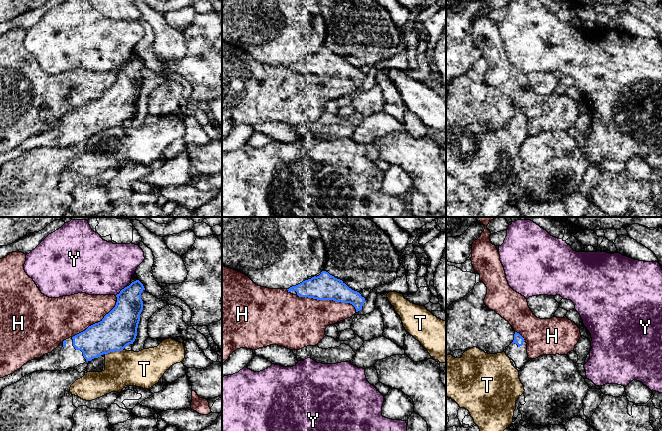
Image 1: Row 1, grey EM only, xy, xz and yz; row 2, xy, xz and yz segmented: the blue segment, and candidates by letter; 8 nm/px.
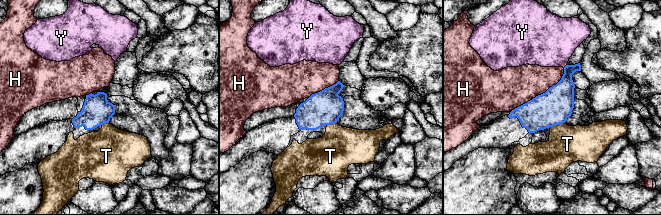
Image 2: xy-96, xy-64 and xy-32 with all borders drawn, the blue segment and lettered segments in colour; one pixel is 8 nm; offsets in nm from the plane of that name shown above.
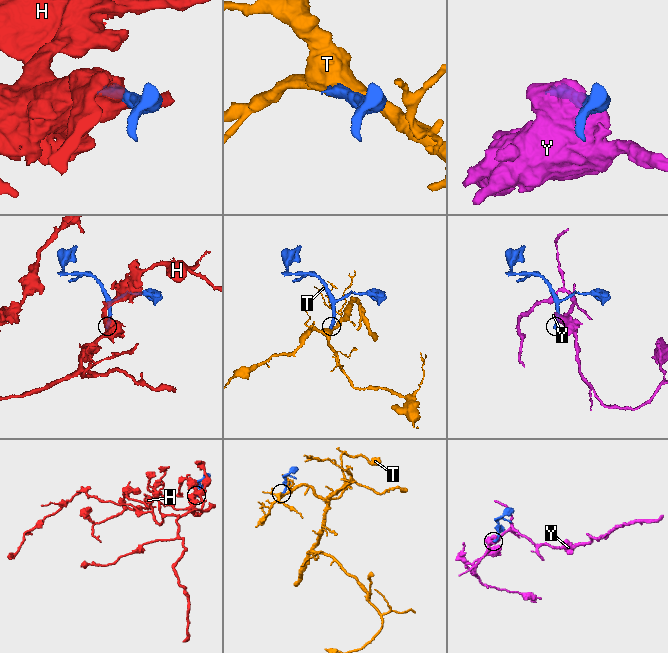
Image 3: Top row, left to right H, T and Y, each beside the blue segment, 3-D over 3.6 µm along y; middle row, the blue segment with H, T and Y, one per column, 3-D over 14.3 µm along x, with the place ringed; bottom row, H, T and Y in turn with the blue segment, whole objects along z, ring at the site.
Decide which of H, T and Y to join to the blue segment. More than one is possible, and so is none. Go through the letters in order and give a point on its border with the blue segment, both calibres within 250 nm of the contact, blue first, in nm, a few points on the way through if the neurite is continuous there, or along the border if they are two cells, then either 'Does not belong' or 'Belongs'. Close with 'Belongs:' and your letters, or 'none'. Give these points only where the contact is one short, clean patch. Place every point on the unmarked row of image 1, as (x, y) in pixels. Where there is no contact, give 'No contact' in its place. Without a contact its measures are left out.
H: Touches blue at xz (328, 75). Thickness 200 nm (blue) against 360 nm. Does not belong
T: Touches blue at xy (113, 127). Thickness 300 nm (blue) against 280 nm. Boundary: xy (122, 125), (110, 127), (105, 131). Does not belong
Y: Touches blue at xy (121, 66). Thickness 260 nm (blue) against 440 nm. Does not belong
Belongs: none

